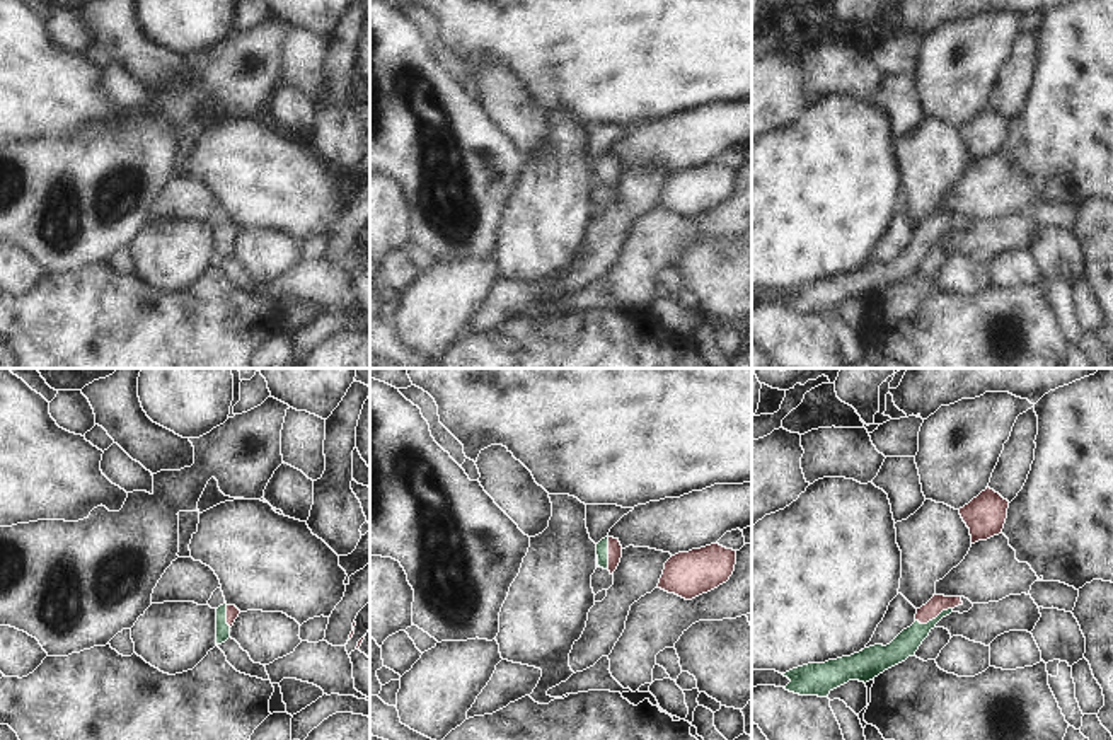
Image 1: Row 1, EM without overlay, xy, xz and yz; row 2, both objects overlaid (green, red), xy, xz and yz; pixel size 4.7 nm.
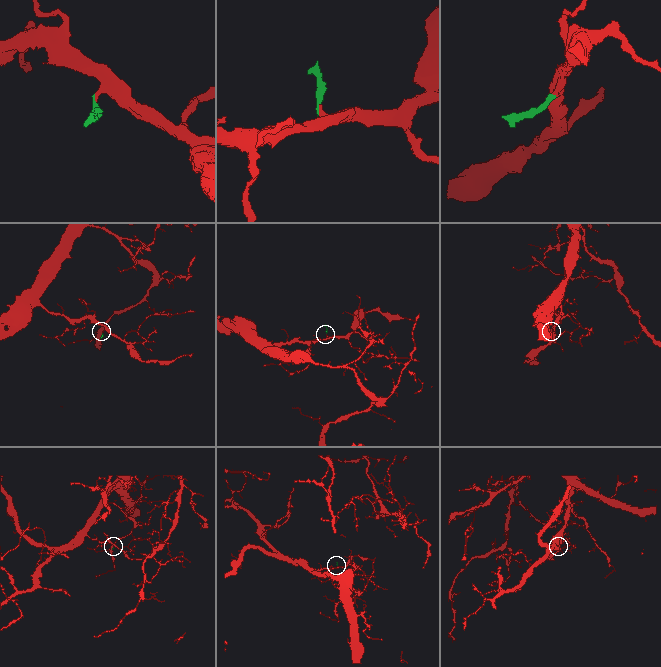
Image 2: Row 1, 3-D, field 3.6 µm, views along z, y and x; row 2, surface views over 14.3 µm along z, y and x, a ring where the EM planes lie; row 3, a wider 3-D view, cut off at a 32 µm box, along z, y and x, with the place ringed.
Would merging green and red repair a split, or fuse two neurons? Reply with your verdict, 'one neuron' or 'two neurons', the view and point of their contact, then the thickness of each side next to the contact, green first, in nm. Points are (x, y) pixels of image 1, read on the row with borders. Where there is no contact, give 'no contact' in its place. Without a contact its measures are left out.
one neuron | yz (933, 619) | 120/80 nm

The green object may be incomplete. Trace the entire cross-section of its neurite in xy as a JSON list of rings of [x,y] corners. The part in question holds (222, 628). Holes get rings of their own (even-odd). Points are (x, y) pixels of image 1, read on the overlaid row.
[[[227,602],[216,609],[216,645],[222,645],[230,638],[230,627],[239,614],[240,610]]]

